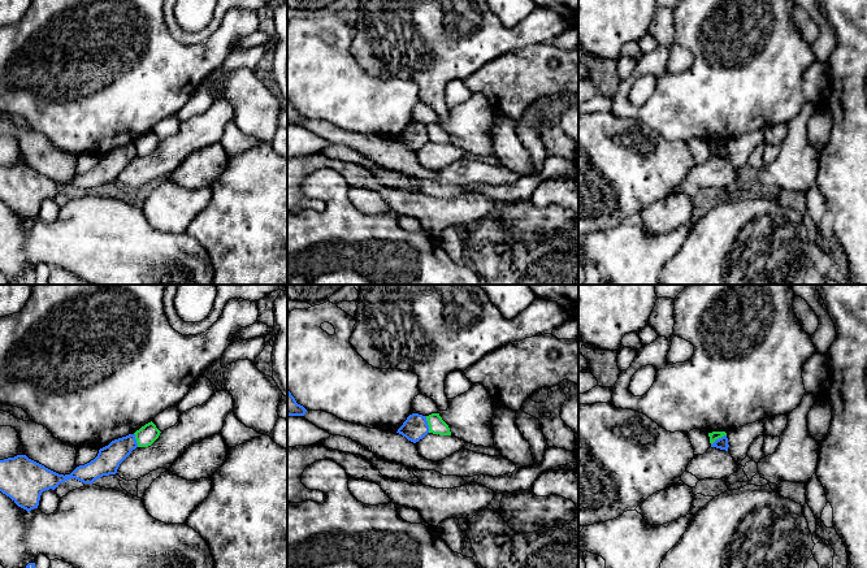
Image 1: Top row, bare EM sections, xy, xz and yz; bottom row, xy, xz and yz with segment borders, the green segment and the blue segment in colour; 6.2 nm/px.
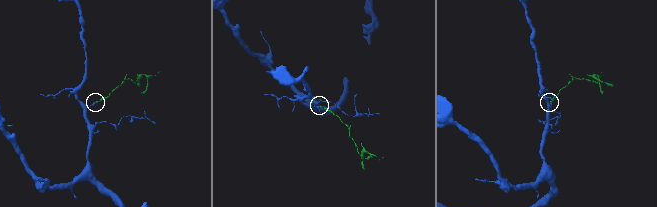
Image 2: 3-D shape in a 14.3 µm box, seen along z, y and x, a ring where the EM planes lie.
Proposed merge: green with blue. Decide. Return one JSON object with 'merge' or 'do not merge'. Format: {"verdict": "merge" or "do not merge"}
{"verdict": "do not merge"}

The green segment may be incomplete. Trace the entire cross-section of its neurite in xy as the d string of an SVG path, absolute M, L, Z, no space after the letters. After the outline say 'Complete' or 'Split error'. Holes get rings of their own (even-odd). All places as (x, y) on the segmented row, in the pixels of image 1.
M152 421L146 424L134 433L138 447L151 446L159 438L160 433L161 432L156 428L156 425Z. Complete

